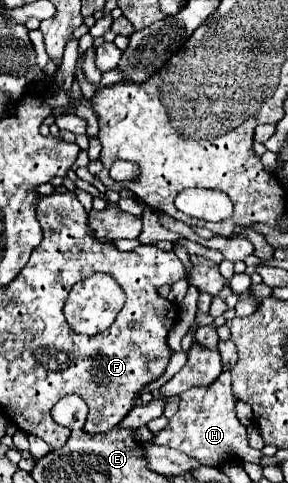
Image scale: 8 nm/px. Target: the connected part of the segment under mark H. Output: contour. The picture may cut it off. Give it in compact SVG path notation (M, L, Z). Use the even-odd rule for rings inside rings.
M223 371L217 381L209 387L191 387L179 395L179 409L169 419L167 427L153 433L153 443L183 451L185 455L197 459L205 467L217 467L225 461L259 463L263 453L249 447L247 431L235 415L235 397L231 393L231 371Z

